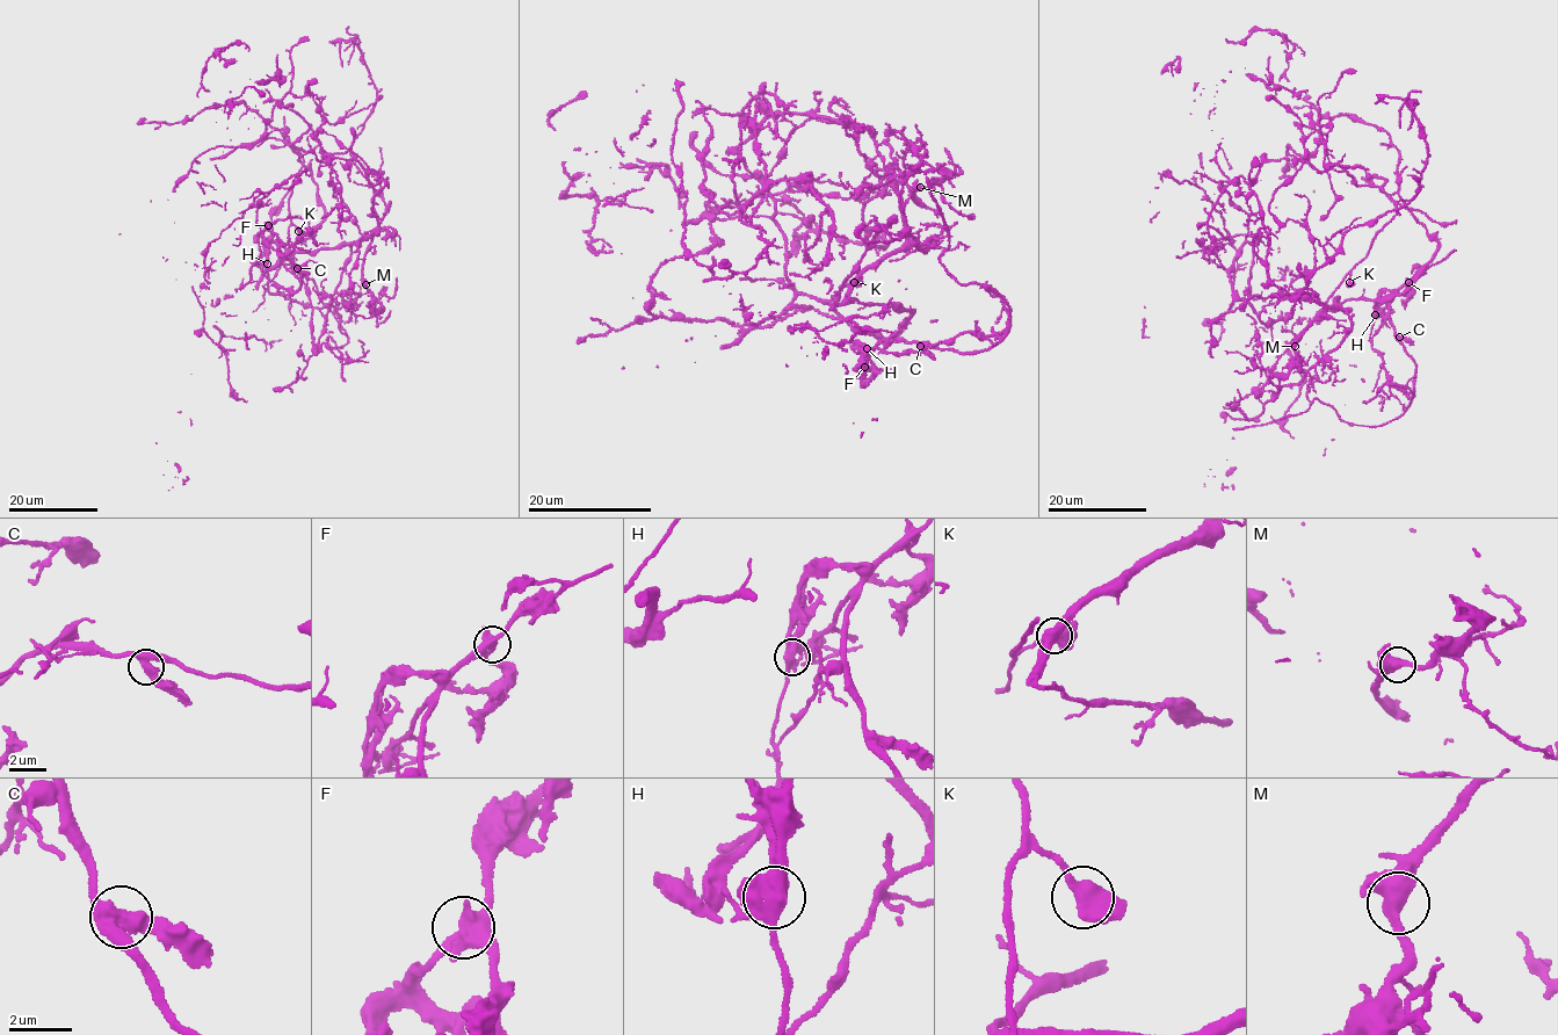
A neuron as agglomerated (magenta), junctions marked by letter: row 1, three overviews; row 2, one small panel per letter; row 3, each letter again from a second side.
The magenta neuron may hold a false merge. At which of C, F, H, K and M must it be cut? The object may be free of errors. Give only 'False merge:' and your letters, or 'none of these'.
False merge: H

